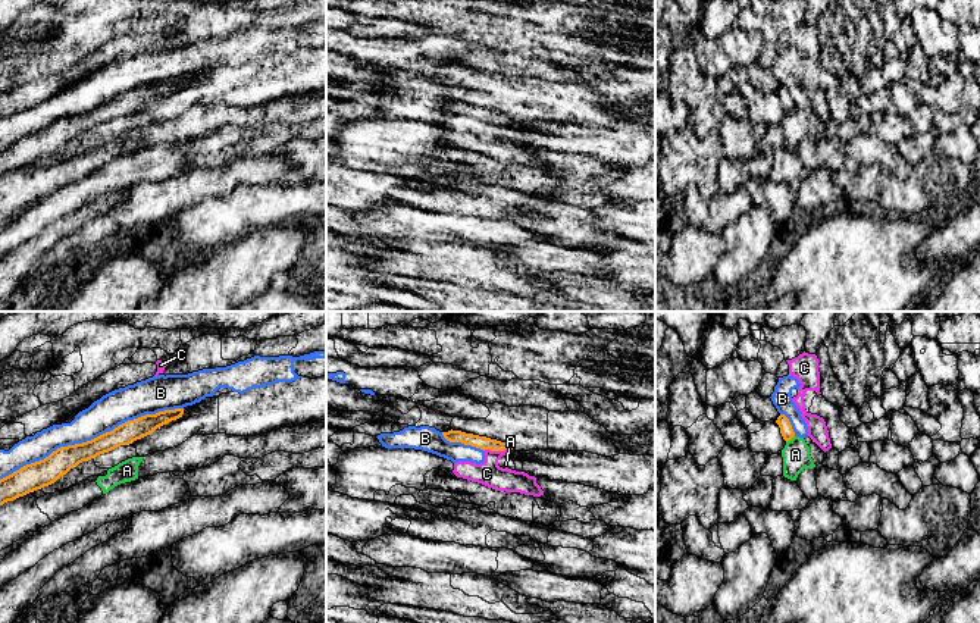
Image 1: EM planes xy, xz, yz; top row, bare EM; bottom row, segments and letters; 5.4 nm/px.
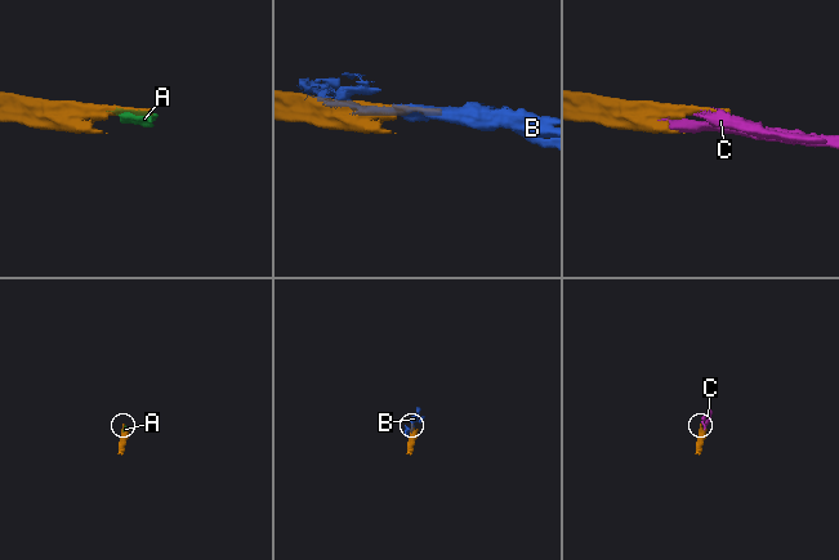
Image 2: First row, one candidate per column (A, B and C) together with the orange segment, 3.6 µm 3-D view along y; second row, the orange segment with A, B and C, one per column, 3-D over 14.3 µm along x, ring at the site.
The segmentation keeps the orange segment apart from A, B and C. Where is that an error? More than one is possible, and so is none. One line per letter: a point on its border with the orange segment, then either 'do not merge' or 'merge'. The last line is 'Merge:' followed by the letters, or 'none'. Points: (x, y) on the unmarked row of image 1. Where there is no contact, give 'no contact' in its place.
A: yz (789, 110) | do not merge
B: xy (91, 110) | do not merge
C: xz (497, 121) | merge
Merge: C

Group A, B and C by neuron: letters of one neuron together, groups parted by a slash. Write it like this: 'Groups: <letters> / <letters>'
Groups: A / B / C

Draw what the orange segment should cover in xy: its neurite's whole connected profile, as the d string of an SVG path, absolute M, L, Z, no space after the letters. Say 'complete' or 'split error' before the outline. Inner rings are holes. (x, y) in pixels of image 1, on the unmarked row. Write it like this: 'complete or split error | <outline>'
complete | M184 79L165 81L128 91L91 112L60 118L44 131L26 135L0 150L0 176L54 154L82 132L96 129L120 116L129 116L157 98L182 88Z

